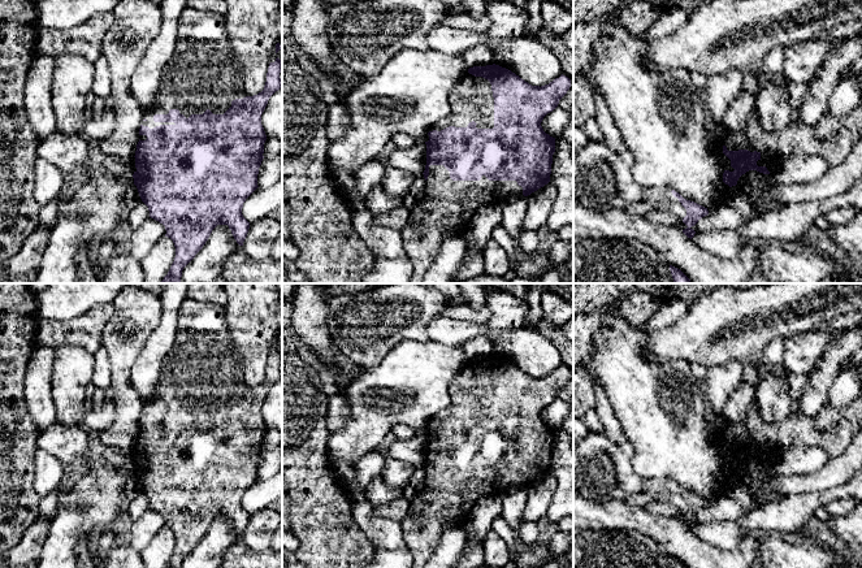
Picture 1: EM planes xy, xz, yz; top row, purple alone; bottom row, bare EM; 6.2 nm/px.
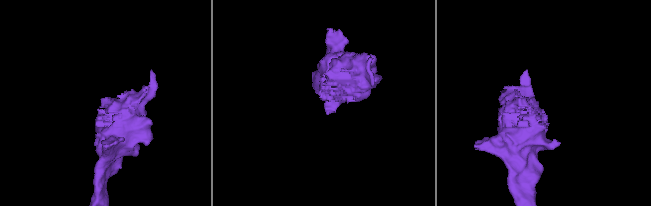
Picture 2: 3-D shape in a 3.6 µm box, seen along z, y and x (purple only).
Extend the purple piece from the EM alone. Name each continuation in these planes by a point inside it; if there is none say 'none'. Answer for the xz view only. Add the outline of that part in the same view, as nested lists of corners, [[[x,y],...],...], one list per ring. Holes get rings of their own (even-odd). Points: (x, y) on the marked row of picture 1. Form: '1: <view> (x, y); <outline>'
1: xz (471, 99); [[[467,71],[450,91],[449,101],[451,112],[436,122],[430,131],[449,126],[467,127],[472,121],[477,123],[477,129],[494,127],[494,97],[488,79]]]

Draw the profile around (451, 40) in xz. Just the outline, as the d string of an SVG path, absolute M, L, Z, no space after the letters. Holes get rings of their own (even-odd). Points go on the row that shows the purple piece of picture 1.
M446 25L433 29L426 42L432 49L446 55L462 55L465 49L486 44L485 34Z

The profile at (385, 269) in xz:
M374 255L373 268L363 278L363 283L410 283L412 263L407 256L385 257Z

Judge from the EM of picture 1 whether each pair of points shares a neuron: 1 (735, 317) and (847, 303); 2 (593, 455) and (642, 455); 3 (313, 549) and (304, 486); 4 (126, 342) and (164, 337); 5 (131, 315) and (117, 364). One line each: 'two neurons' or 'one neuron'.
1: one neuron
2: two neurons
3: one neuron
4: two neurons
5: one neuron

